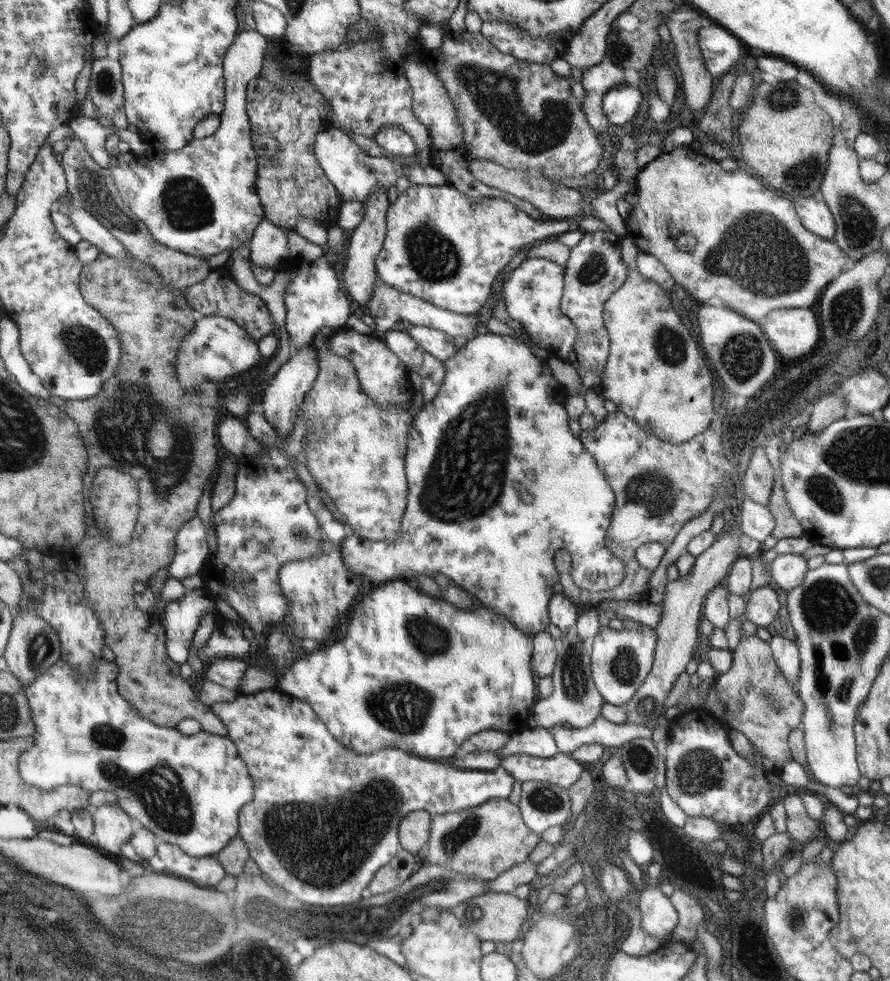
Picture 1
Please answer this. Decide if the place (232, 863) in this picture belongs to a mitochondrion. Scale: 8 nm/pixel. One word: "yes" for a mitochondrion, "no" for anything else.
no

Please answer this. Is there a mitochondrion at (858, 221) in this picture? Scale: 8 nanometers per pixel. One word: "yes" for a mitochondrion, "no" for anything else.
yes

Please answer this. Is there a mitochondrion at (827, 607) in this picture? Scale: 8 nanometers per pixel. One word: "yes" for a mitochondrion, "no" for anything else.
yes

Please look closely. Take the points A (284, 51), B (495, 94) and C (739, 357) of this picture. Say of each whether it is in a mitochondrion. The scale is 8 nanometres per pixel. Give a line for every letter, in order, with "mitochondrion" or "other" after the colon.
A: other
B: mitochondrion
C: mitochondrion

